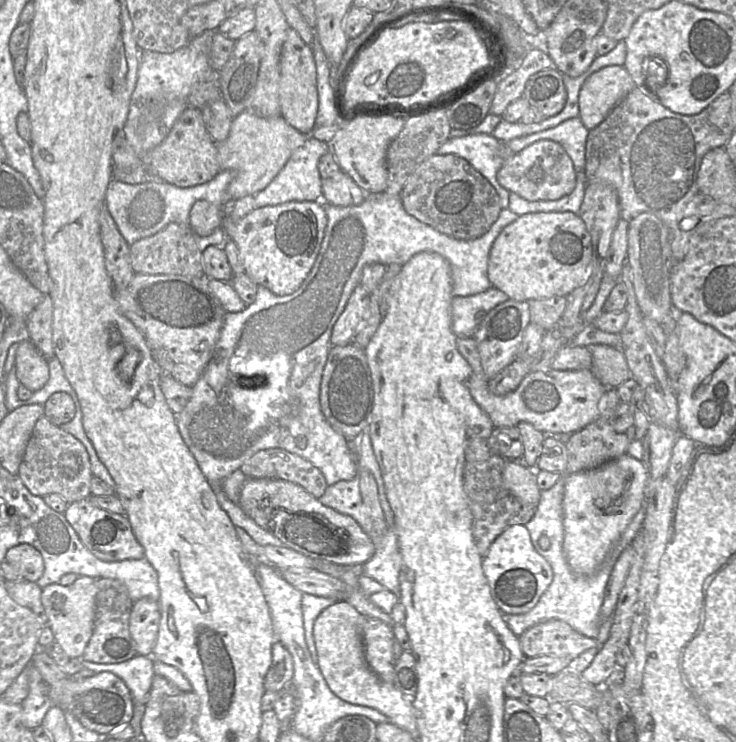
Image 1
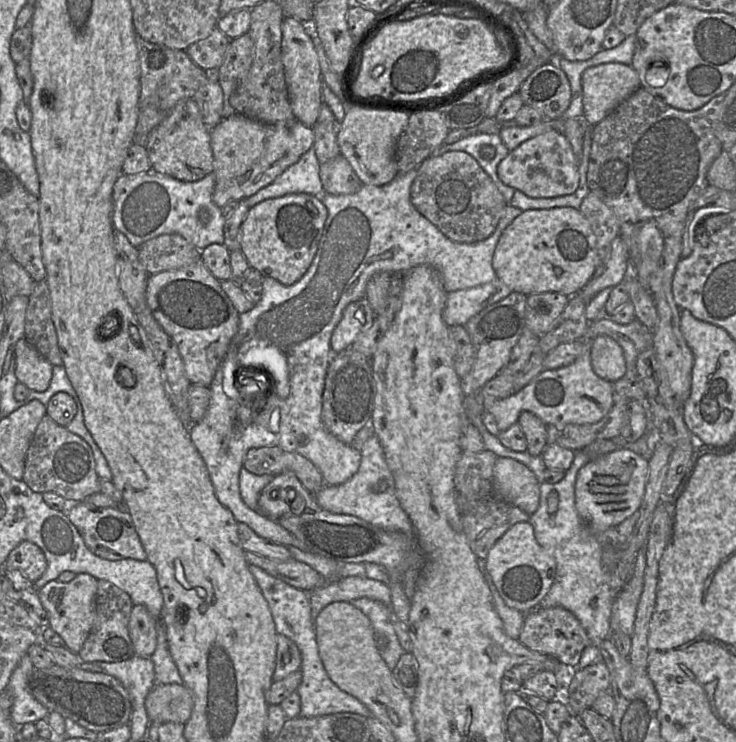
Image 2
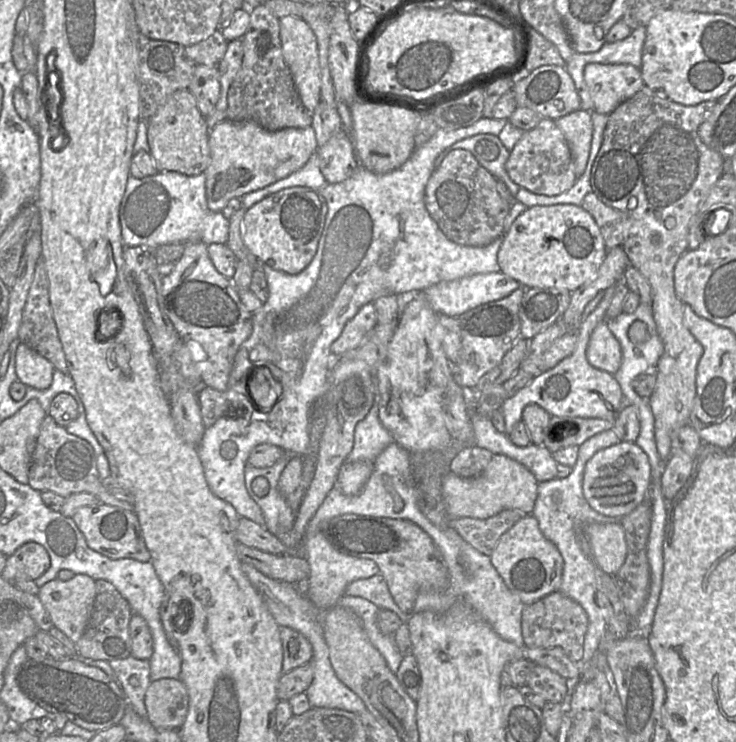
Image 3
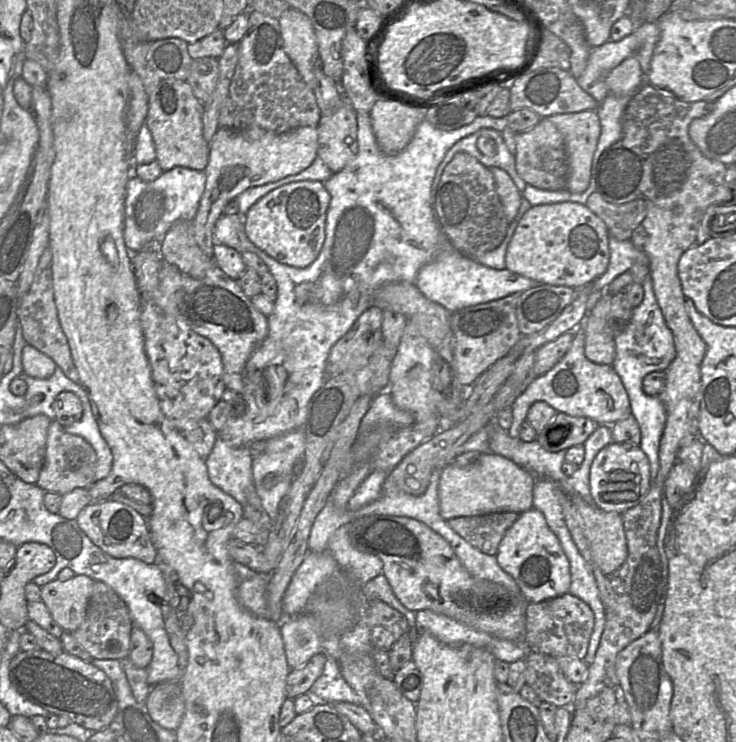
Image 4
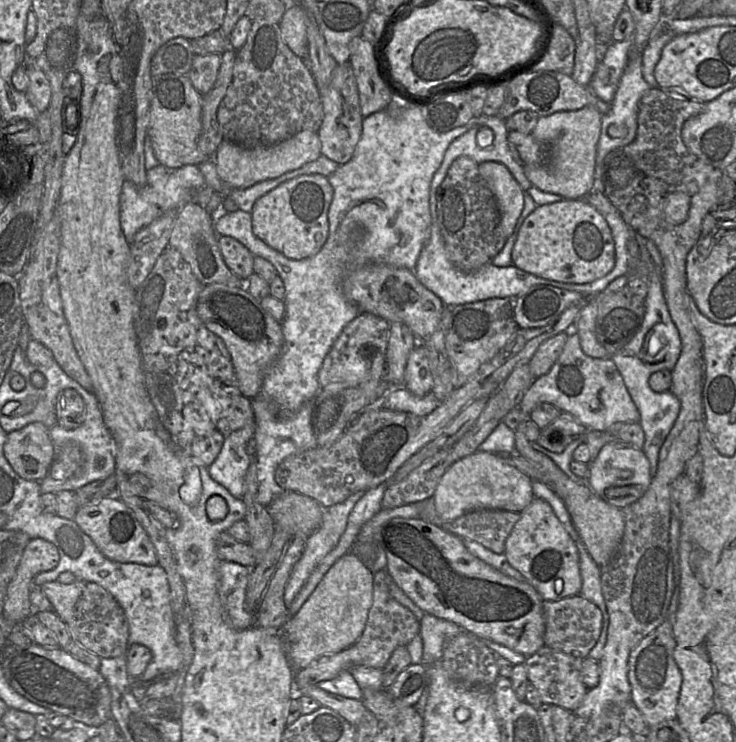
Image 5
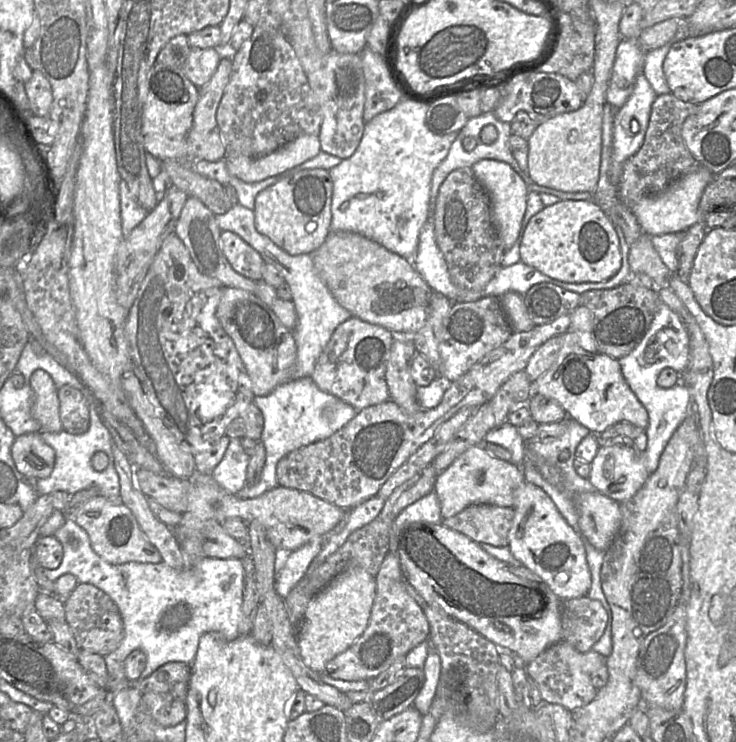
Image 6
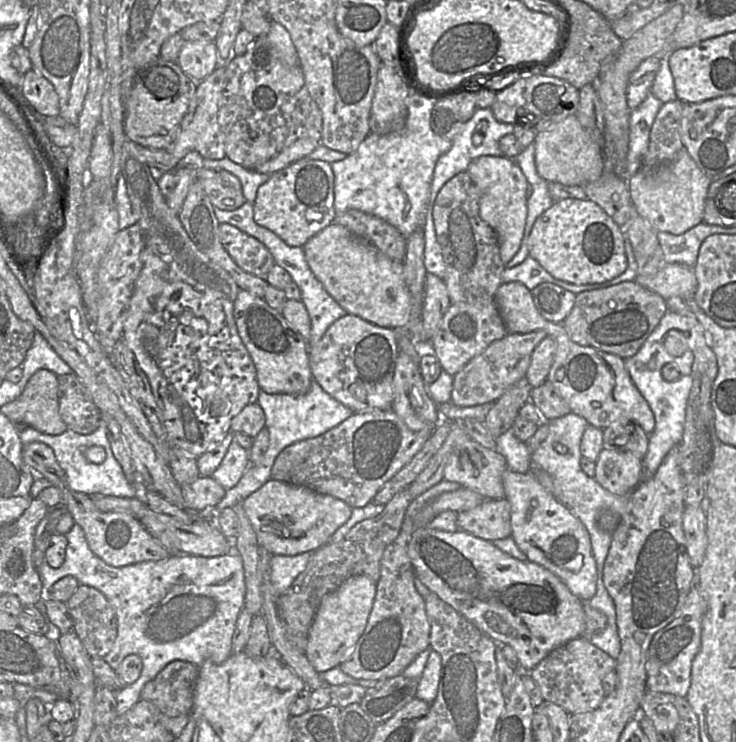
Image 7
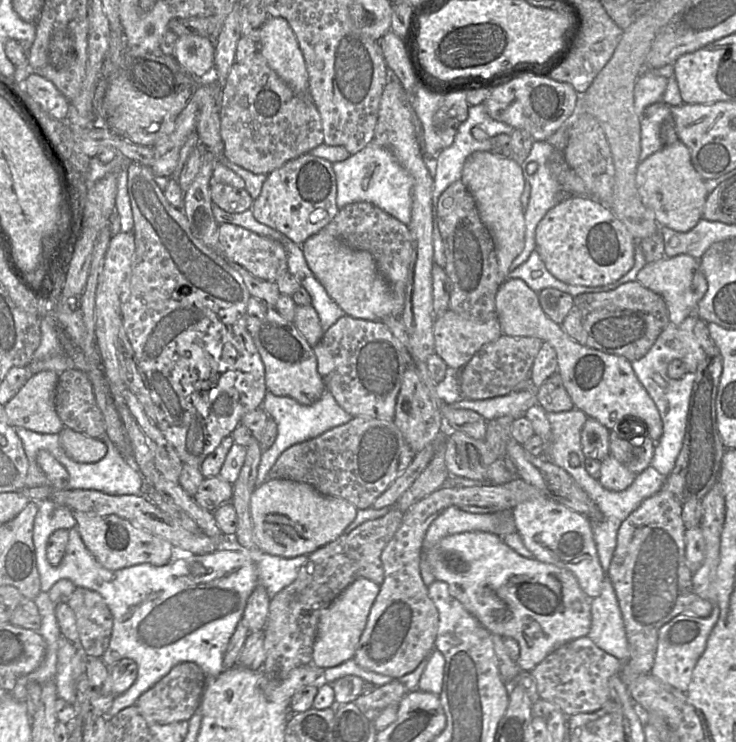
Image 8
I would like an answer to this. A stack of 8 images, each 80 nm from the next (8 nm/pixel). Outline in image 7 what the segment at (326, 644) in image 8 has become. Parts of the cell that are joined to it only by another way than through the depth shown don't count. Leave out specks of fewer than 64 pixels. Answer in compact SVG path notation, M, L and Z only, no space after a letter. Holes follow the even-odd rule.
M354 575L320 602L309 630L305 655L318 673L339 666L362 636L373 607L377 582L365 575Z

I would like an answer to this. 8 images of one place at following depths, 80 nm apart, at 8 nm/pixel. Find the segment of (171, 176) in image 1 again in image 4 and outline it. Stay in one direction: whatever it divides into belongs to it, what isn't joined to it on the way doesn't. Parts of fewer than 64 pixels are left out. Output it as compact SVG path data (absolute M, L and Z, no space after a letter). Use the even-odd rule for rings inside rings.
M162 80L149 95L145 124L156 152L156 161L163 171L182 166L203 171L209 159L209 143L203 137L203 104L194 96L187 81Z

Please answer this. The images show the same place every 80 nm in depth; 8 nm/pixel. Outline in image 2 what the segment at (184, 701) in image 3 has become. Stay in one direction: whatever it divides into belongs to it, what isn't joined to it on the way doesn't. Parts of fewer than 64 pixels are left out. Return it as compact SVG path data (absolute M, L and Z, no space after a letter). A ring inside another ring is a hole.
M156 684L146 697L145 707L150 723L186 724L194 699L184 684Z

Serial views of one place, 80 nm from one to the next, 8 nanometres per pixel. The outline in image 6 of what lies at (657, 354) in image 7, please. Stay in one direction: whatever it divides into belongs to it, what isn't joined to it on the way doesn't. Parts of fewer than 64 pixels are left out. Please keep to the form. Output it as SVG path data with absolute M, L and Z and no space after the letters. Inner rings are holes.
M652 333L651 336L644 336L630 354L618 359L625 380L648 412L649 423L645 429L647 447L643 454L645 456L646 468L650 474L658 468L661 454L676 429L690 414L691 406L691 392L683 383L679 382L671 388L658 386L657 378L661 371L667 368L667 364L672 357L665 348L664 335L656 343L649 343L654 335L655 333ZM650 352L651 354L649 355ZM648 356L652 360L648 360Z

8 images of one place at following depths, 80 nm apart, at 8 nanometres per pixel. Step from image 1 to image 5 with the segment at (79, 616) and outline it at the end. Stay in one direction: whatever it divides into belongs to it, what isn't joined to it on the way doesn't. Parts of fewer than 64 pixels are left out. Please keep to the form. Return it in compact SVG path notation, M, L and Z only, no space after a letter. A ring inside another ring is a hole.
M76 579L70 584L61 584L55 580L46 582L37 588L39 588L50 601L52 611L66 623L71 620L74 606L86 583L88 582Z

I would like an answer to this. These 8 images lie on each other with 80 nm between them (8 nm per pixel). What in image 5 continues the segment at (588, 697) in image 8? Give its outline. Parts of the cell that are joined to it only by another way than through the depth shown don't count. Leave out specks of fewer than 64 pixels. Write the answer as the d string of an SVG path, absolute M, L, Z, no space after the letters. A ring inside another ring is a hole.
M543 646L526 657L524 664L528 681L536 688L542 703L561 706L572 712L581 704L588 691L581 678L582 661L582 658Z

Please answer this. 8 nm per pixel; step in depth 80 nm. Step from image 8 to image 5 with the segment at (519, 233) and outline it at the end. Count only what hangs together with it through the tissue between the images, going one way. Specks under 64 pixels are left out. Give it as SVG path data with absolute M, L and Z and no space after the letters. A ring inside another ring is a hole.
M481 162L478 164L478 170L496 199L502 231L508 238L513 233L522 212L524 190L509 169L500 162Z

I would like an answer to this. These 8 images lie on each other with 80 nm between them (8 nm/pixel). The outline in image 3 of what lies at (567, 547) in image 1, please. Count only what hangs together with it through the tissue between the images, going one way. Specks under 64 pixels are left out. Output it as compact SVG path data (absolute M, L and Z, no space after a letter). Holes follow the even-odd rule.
M620 441L601 449L585 465L583 495L590 507L601 515L622 518L642 503L651 486L651 465L646 453L635 443Z

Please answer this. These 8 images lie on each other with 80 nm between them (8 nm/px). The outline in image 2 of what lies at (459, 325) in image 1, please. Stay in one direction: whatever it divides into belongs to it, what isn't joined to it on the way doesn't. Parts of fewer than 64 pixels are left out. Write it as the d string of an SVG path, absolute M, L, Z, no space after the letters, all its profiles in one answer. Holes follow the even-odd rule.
M497 277L483 285L449 292L443 319L449 327L464 326L473 316L506 298L511 292L512 290Z

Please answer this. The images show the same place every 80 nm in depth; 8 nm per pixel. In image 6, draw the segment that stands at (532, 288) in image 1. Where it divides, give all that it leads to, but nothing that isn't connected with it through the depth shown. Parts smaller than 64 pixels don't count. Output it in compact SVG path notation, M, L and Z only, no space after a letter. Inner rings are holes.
M560 200L533 215L520 245L521 261L541 273L566 283L603 282L622 266L614 224L593 200Z

